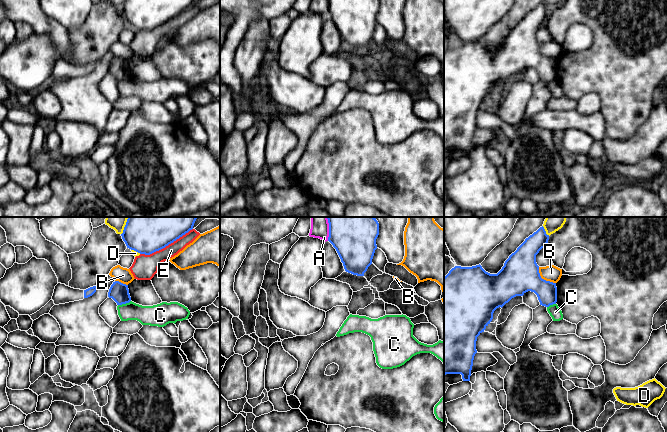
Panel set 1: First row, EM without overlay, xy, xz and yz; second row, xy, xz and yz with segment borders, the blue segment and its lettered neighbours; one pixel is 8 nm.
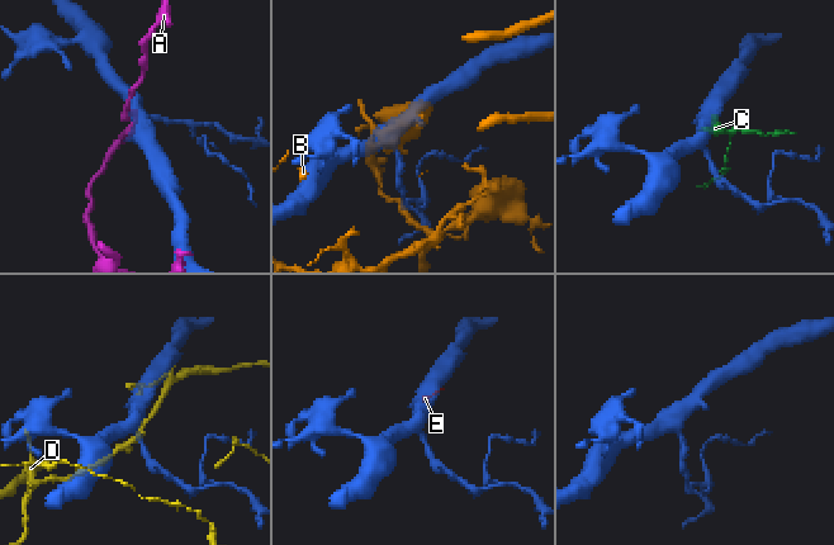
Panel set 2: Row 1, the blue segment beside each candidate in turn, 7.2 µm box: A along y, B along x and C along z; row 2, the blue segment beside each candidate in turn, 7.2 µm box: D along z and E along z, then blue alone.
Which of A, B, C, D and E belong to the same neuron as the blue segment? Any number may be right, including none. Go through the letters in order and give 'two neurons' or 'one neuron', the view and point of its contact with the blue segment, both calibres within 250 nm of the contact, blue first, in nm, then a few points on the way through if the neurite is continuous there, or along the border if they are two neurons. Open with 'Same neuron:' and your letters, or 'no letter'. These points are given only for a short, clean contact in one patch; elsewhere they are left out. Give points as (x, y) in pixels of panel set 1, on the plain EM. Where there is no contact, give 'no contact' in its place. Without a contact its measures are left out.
Same neuron: no letter
A: two neurons | xz (329, 8) | 320/120 nm | along xz (329, 0), (327, 16)
B: two neurons | yz (543, 55) | 300/130 nm
C: two neurons | xy (124, 79) | 160/160 nm | along xy (130, 76), (118, 81)
D: two neurons | yz (545, 7) | 170/80 nm
E: two neurons | xy (166, 21) | 240/200 nm

